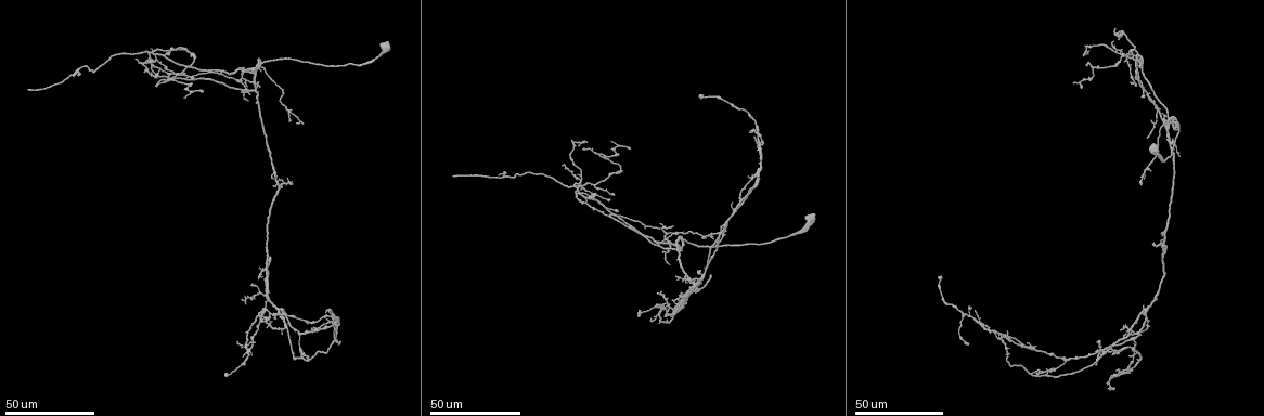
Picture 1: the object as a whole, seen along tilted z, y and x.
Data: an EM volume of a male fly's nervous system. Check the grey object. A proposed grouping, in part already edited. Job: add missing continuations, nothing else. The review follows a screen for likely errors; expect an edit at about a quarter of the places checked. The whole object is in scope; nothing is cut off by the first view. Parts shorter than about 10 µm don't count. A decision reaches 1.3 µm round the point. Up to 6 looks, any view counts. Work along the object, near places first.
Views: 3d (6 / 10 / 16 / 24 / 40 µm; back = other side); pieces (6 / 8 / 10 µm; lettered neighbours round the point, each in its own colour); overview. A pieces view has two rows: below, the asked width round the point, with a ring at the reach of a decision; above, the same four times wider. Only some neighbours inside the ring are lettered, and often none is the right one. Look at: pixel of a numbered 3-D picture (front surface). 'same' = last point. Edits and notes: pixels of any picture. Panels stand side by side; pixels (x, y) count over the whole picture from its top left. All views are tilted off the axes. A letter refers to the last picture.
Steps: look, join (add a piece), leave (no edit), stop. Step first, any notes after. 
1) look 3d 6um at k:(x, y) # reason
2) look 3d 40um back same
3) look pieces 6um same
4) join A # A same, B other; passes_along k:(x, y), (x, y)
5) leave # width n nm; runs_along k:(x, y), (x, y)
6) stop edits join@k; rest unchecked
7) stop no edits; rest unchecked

look 3d 24um at 1:(452, 175) # free end

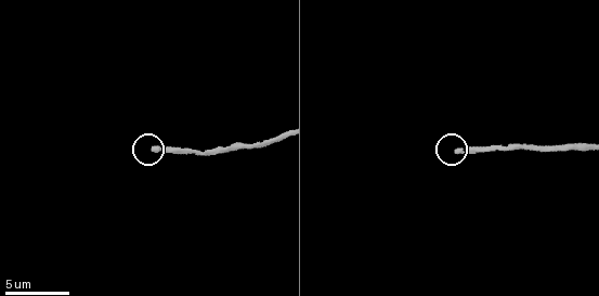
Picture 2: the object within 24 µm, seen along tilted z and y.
look pieces 8um at 2:(458, 152)

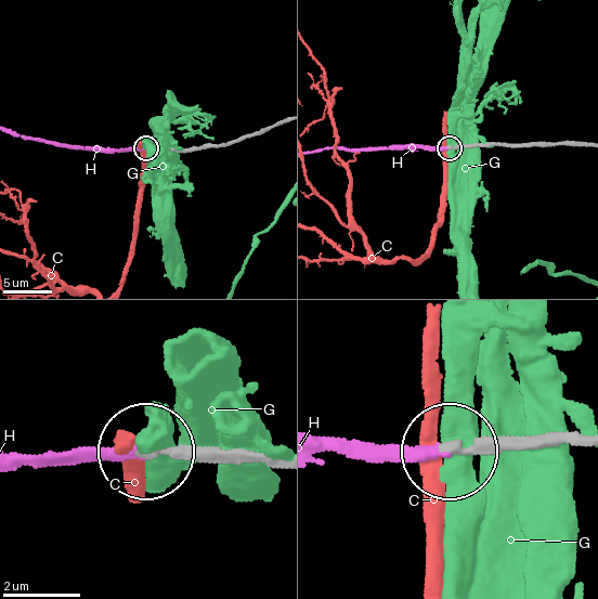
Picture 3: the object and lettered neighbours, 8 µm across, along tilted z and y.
join H # C other, G other, H same; passes_along 3:(542, 442), (321, 452); it goes on there

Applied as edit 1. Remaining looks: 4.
look 3d 40um at 1:(584, 147) # an open end

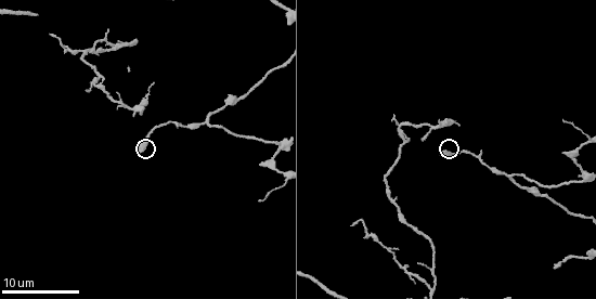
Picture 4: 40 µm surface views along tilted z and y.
look pieces 6um at 4:(136, 152)

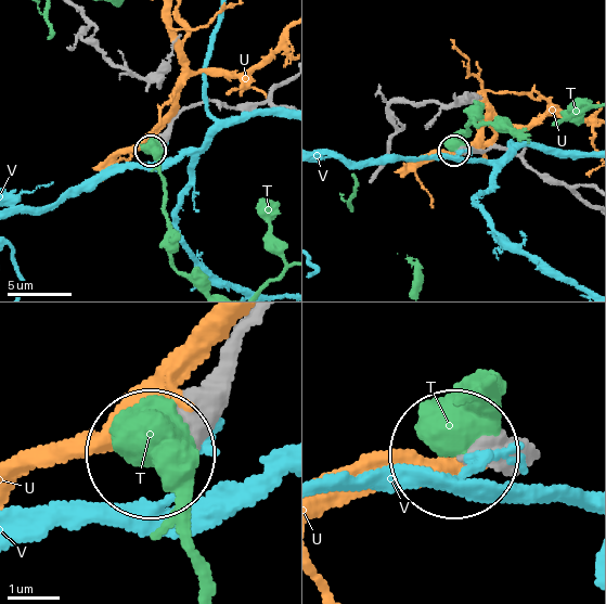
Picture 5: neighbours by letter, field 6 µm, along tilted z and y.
leave # T other, U other, V other; no lettered piece goes on from it

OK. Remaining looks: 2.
look 3d 10um at 4:(127, 69) # branch stops here

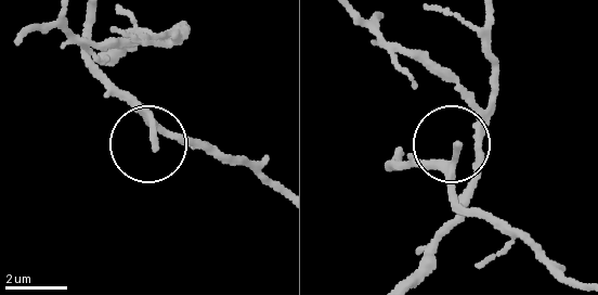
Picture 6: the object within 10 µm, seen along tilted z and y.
look pieces 10um at 6:(457, 144)

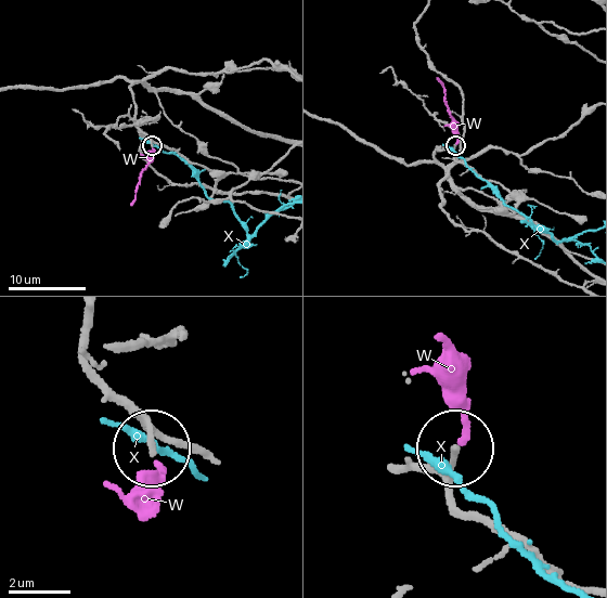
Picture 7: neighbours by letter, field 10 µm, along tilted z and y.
leave # width 180 nm; W other, X other; none of them fits

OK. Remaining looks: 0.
stop edits join@3; rest unchecked

